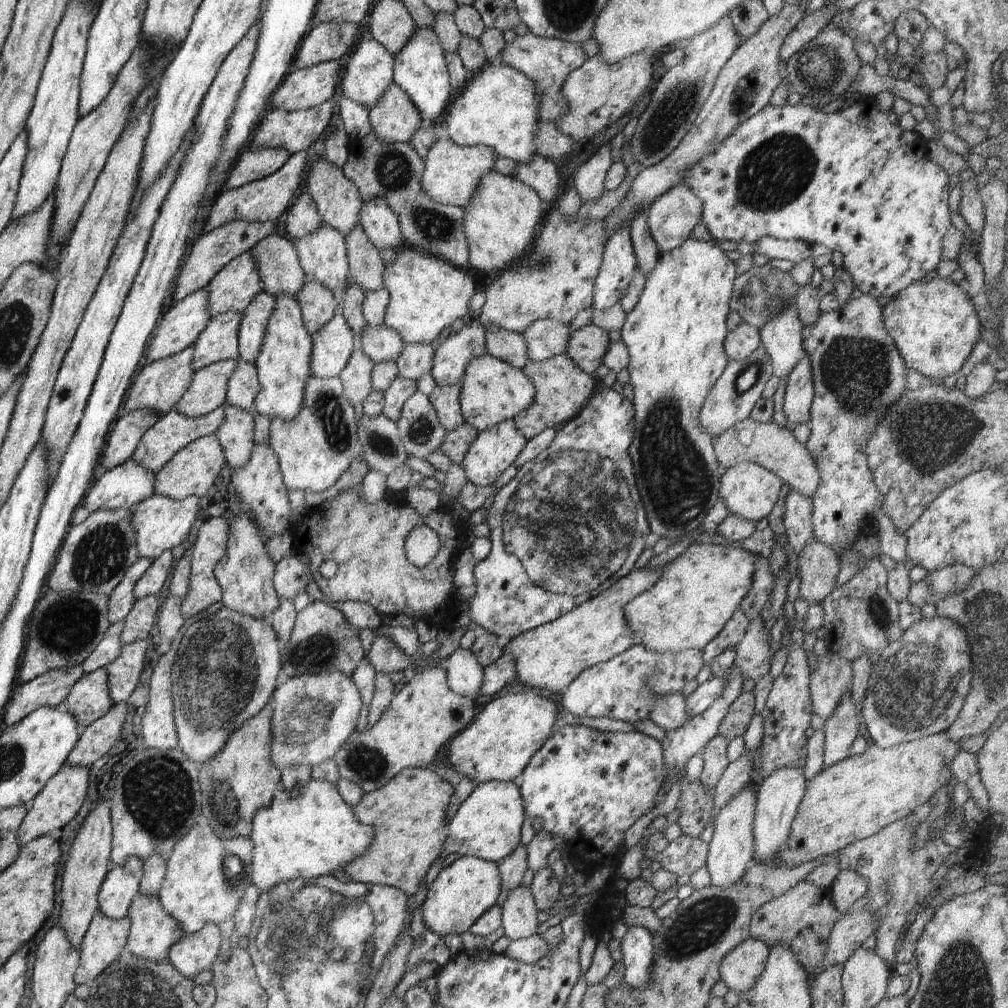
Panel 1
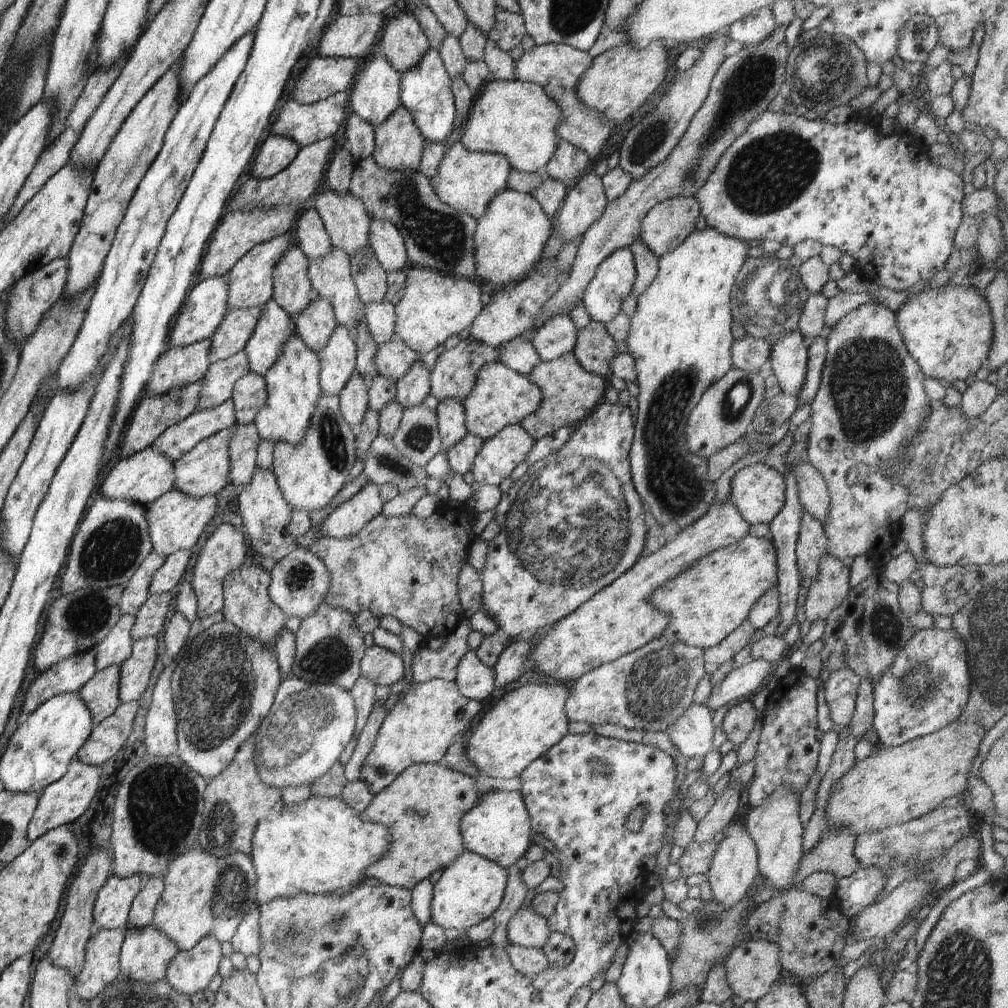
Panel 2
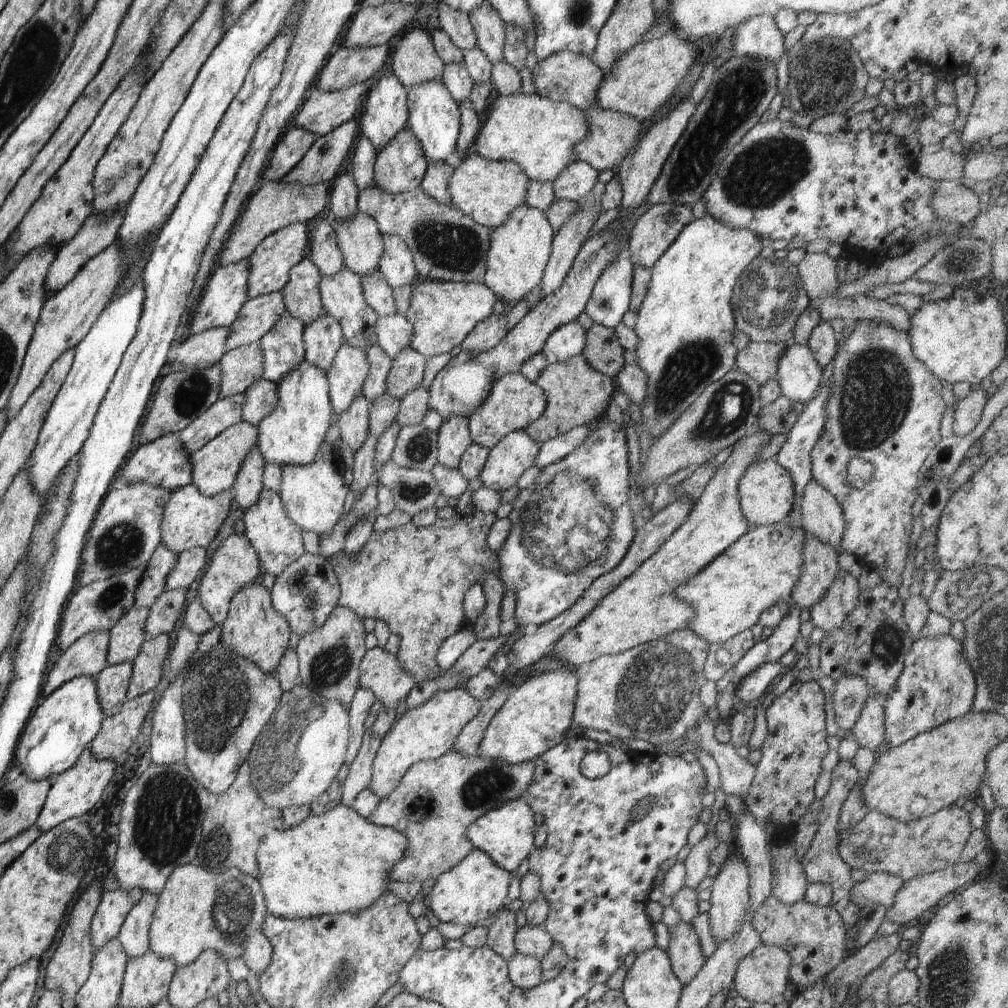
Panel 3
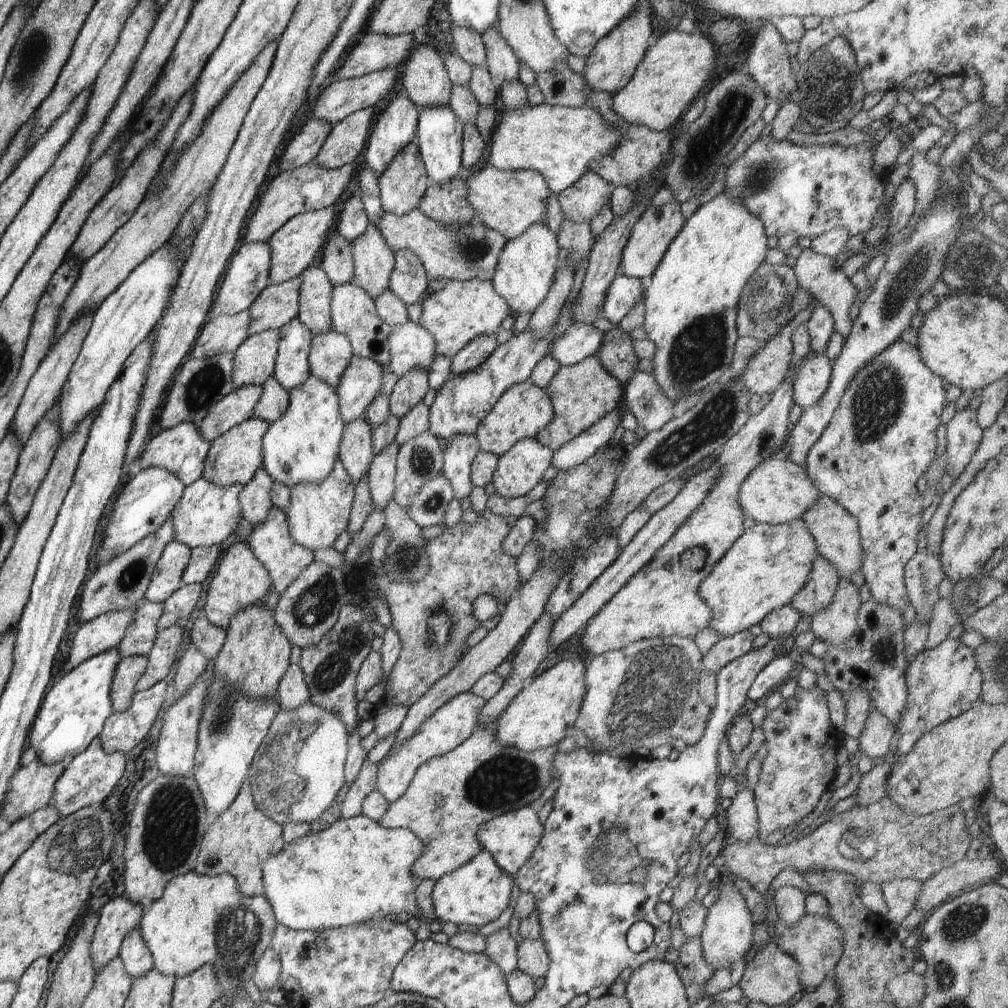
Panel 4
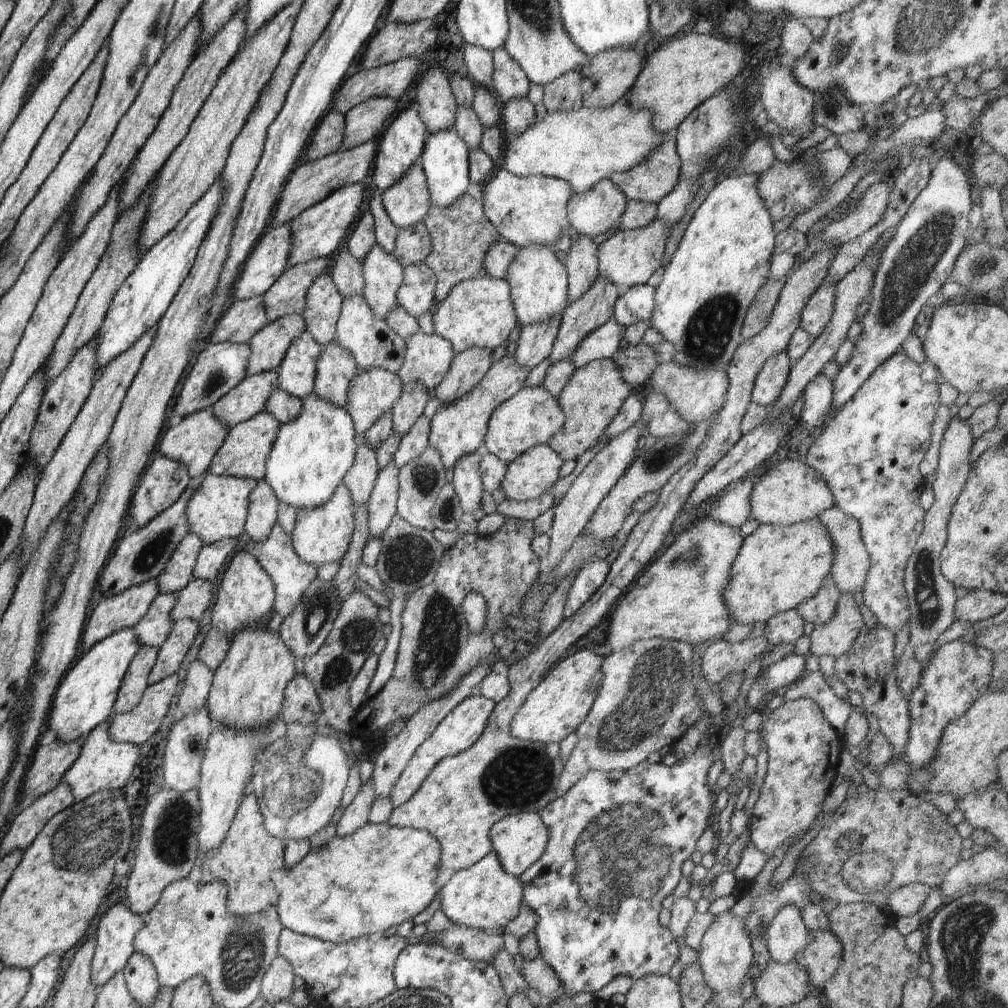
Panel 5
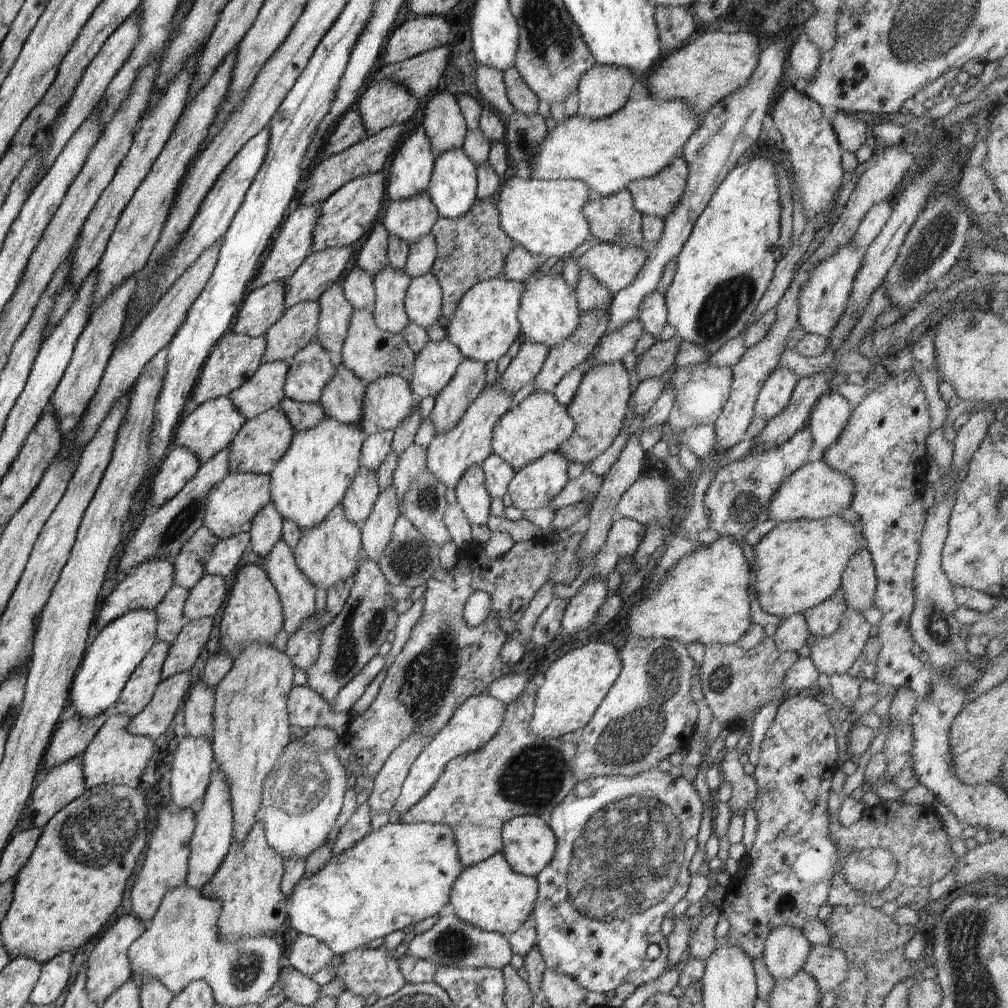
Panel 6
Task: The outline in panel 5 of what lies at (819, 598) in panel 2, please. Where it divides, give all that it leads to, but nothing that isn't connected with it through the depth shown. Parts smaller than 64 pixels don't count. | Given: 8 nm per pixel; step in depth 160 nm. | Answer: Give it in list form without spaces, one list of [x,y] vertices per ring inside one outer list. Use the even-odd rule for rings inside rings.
[[[841,593],[831,620],[823,625],[815,625],[810,635],[810,652],[818,657],[839,657],[850,650],[864,625],[854,596],[850,593]]]

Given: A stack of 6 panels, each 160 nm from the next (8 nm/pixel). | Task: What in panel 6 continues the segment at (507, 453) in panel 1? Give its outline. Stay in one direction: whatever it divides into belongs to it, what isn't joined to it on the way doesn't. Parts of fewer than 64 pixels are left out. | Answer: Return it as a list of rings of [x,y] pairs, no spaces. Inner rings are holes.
[[[556,450],[519,468],[508,485],[512,506],[521,512],[547,506],[569,481],[568,465],[562,453]]]

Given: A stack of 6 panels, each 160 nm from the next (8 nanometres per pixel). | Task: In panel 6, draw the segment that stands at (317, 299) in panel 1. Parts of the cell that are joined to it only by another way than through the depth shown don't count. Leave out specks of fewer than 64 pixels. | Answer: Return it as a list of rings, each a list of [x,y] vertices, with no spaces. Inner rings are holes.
[[[335,358],[334,366],[334,374],[322,389],[318,403],[329,417],[360,428],[366,384],[338,358]]]

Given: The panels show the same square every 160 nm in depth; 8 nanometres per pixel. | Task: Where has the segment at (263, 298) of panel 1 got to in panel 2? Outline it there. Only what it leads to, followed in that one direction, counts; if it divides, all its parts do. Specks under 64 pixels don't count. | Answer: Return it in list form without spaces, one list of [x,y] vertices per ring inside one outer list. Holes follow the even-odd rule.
[[[274,299],[266,301],[251,332],[244,352],[250,371],[265,376],[266,371],[278,360],[281,346],[290,335],[296,335],[293,316],[278,306]]]

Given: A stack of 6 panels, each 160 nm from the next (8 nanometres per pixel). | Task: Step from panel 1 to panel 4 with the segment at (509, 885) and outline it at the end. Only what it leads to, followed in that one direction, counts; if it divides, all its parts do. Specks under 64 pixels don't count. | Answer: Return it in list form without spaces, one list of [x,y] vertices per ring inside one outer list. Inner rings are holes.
[[[508,927],[500,928],[494,933],[485,937],[486,956],[492,959],[505,974],[510,974],[517,968],[517,946],[516,940],[508,931]]]

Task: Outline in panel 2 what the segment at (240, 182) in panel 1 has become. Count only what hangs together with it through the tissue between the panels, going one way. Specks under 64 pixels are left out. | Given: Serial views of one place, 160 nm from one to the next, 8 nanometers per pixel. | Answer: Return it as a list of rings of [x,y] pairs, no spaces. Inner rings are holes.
[[[268,135],[253,157],[250,176],[267,179],[276,176],[296,158],[301,148],[293,140]]]

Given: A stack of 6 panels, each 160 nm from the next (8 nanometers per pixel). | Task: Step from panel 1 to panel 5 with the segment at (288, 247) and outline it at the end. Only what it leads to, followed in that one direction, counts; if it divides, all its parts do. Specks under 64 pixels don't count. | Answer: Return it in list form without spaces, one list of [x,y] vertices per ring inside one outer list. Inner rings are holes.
[[[329,272],[317,276],[306,293],[302,314],[305,328],[321,346],[336,341],[336,323],[342,301],[343,296]]]

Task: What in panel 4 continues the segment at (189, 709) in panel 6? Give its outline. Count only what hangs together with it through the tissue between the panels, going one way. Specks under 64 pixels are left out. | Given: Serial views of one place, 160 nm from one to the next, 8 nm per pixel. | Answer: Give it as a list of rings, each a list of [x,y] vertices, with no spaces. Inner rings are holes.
[[[190,643],[178,660],[178,669],[174,674],[174,684],[177,695],[183,695],[194,684],[198,676],[204,673],[207,665],[204,653]]]

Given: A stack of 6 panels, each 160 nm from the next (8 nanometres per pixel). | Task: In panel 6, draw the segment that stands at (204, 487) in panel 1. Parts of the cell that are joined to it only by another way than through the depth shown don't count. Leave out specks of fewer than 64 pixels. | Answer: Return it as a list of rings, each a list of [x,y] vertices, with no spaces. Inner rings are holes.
[[[278,406],[246,419],[229,446],[229,472],[269,475],[275,462],[282,456],[292,440],[295,430]]]

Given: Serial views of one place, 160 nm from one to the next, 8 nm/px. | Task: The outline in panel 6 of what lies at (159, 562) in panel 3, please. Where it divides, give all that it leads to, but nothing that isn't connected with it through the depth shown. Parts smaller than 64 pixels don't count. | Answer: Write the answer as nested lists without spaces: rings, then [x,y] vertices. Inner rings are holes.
[[[202,525],[181,548],[173,560],[174,585],[189,591],[204,576],[205,562],[219,541],[209,528]]]

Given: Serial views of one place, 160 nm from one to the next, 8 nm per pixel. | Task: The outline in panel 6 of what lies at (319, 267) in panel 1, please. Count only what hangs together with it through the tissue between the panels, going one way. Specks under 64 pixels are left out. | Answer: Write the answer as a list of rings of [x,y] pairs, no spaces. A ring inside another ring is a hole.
[[[354,309],[350,315],[347,335],[338,357],[365,384],[384,375],[400,375],[408,381],[413,373],[415,352],[400,333],[391,333],[378,328],[368,309]]]

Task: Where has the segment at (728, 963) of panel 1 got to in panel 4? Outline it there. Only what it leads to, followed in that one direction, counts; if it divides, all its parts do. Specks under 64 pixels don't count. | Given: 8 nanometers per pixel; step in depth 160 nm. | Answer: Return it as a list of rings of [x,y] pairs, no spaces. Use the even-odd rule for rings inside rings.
[[[770,940],[767,945],[764,945],[756,953],[754,959],[746,964],[738,988],[742,988],[745,996],[750,998],[751,1001],[775,1007],[781,1004],[788,1004],[800,990],[805,990],[799,981],[800,974],[800,963],[793,956],[780,950],[777,944]]]

